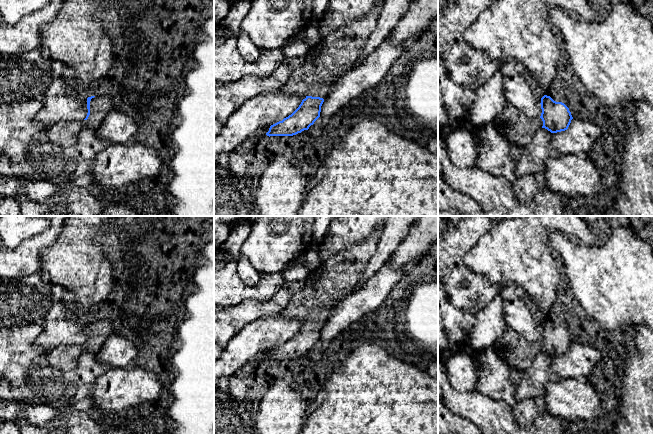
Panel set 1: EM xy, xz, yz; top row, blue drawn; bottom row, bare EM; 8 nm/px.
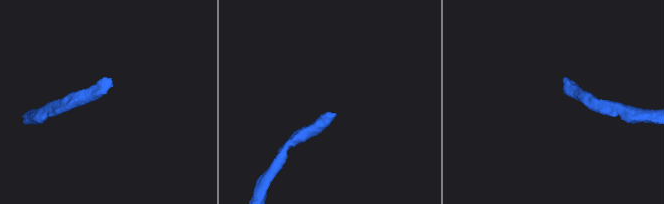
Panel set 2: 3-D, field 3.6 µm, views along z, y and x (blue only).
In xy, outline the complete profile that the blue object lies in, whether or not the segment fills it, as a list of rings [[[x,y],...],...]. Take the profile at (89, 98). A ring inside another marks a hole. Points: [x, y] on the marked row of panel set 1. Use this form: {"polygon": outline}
{"polygon": [[[91,96],[87,98],[88,113],[81,121],[61,121],[48,128],[51,143],[69,147],[74,145],[84,128],[97,129],[107,114],[112,110],[112,101],[108,96]]]}

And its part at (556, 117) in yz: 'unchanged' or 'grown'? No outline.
grown

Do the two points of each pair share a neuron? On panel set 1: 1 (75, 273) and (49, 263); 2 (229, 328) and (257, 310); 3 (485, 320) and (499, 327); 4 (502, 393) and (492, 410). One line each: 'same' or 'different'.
1: same
2: same
3: same
4: different

